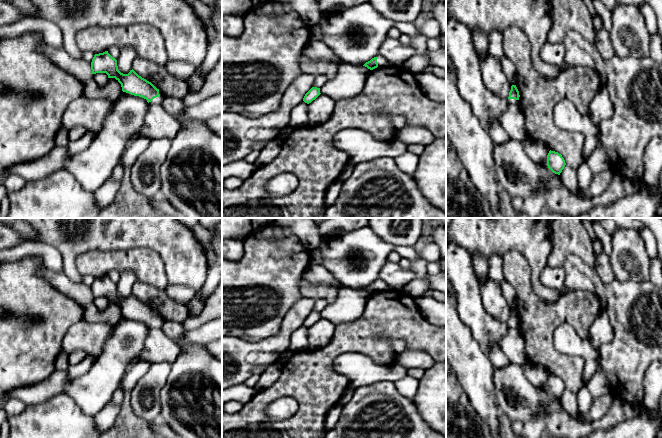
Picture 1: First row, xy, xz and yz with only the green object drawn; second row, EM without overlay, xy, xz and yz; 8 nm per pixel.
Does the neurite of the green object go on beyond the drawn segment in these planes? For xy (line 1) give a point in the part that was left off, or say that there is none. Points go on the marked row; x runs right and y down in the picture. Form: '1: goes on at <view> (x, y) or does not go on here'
1: goes on at xy (158, 123)

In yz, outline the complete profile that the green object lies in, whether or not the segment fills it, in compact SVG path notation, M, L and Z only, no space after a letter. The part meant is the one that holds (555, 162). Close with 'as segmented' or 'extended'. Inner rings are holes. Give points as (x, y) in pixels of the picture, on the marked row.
M549 151L547 155L547 166L555 174L560 175L566 163L561 154L555 151Z; as segmented

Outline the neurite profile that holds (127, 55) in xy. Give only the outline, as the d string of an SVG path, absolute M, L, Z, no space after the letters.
M126 46L120 49L120 55L116 59L118 70L123 74L128 74L132 70L132 64L136 58L135 49L131 46Z

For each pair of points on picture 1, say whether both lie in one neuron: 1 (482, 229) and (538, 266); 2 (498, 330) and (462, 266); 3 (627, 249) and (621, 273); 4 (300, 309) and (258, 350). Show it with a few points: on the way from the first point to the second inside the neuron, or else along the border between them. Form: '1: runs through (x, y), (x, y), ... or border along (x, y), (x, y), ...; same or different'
1: runs through (497, 235), (512, 235), (528, 251); same
2: runs through (481, 317), (469, 305), (464, 283); same
3: runs through (627, 255), (627, 265), (625, 267); same
4: runs through (292, 321), (286, 331), (270, 347); same

